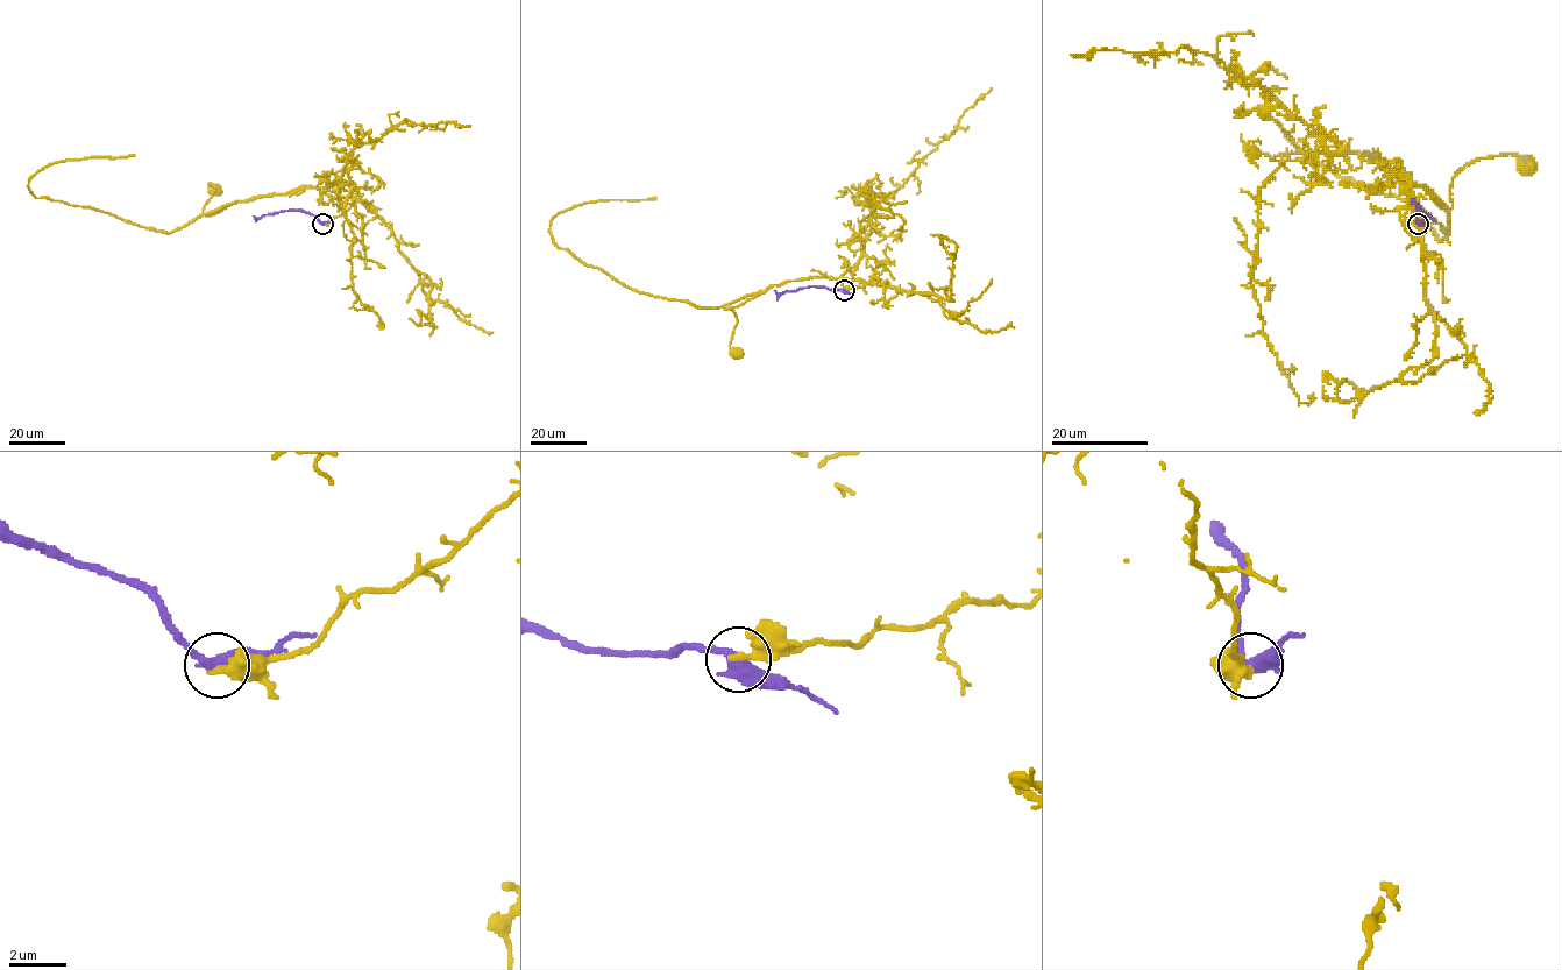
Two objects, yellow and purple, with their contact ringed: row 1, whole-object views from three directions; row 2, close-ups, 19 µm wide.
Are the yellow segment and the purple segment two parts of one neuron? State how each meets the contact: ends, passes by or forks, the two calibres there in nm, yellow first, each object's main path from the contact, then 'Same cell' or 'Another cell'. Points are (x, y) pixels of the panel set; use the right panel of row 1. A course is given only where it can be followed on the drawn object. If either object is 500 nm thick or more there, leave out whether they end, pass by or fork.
At the ring yellow ends. At the ring purple passes by. Thickness 360 nm (yellow) against 480 nm. Course of yellow: (1418, 224), (1397, 163), (1400, 174), (1425, 185), (1450, 207), (1450, 184), (1465, 165), (1507, 154), (1528, 162). Course of purple: (1418, 224), (1413, 200), (1426, 214), (1418, 211). Another cell

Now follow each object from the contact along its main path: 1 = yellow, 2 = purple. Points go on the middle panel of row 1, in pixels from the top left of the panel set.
1: (844, 290), (875, 284), (821, 277), (788, 280), (724, 310), (732, 311), (737, 318), (730, 345), (737, 354)
2: (844, 290), (803, 287), (780, 295), (774, 290)

